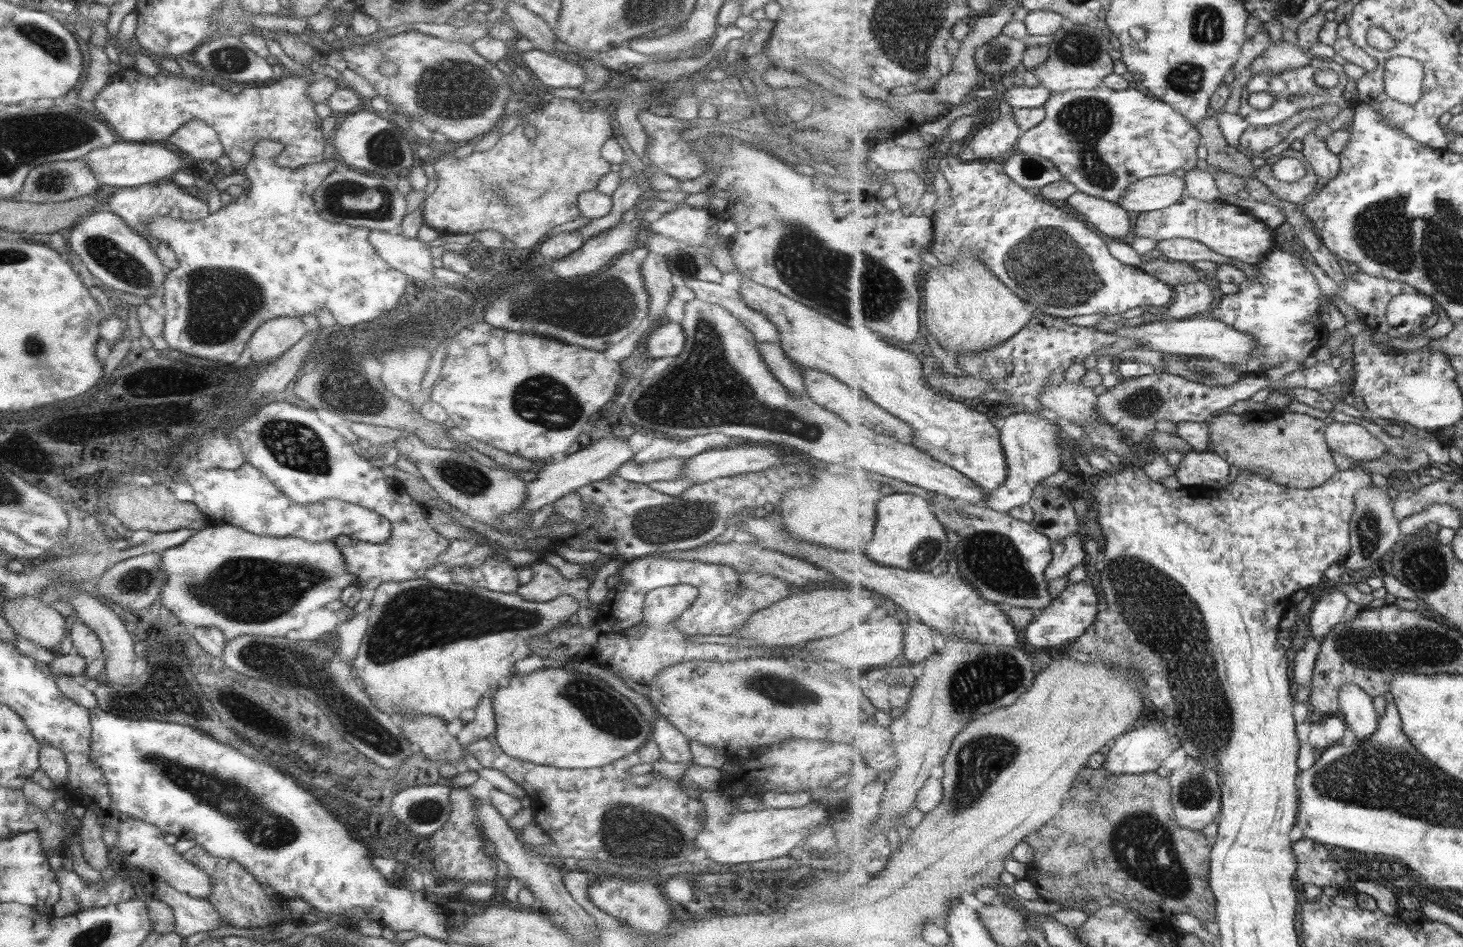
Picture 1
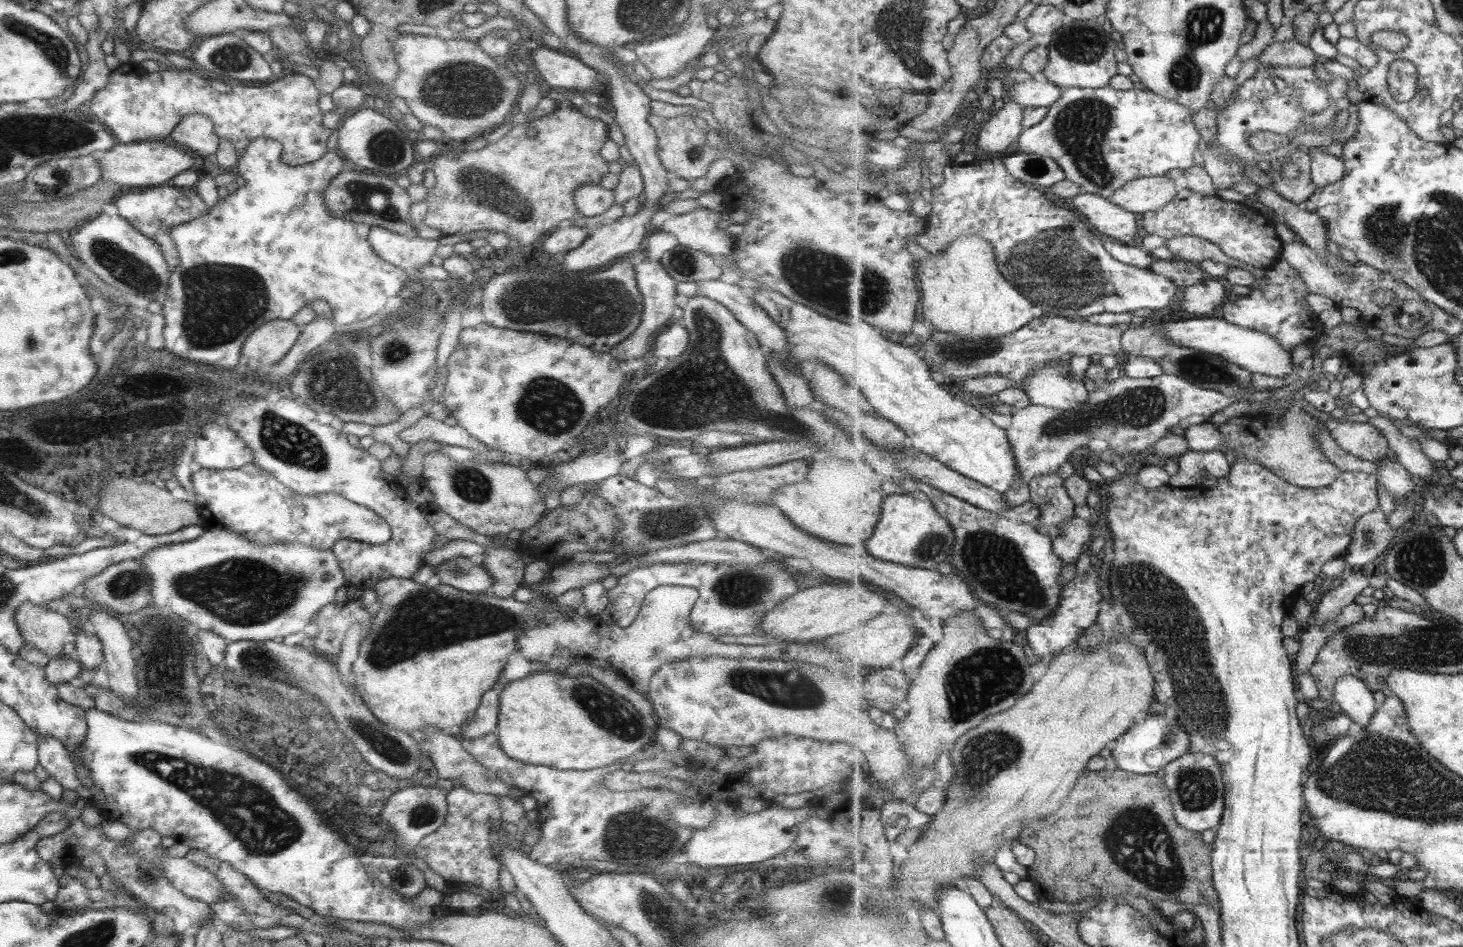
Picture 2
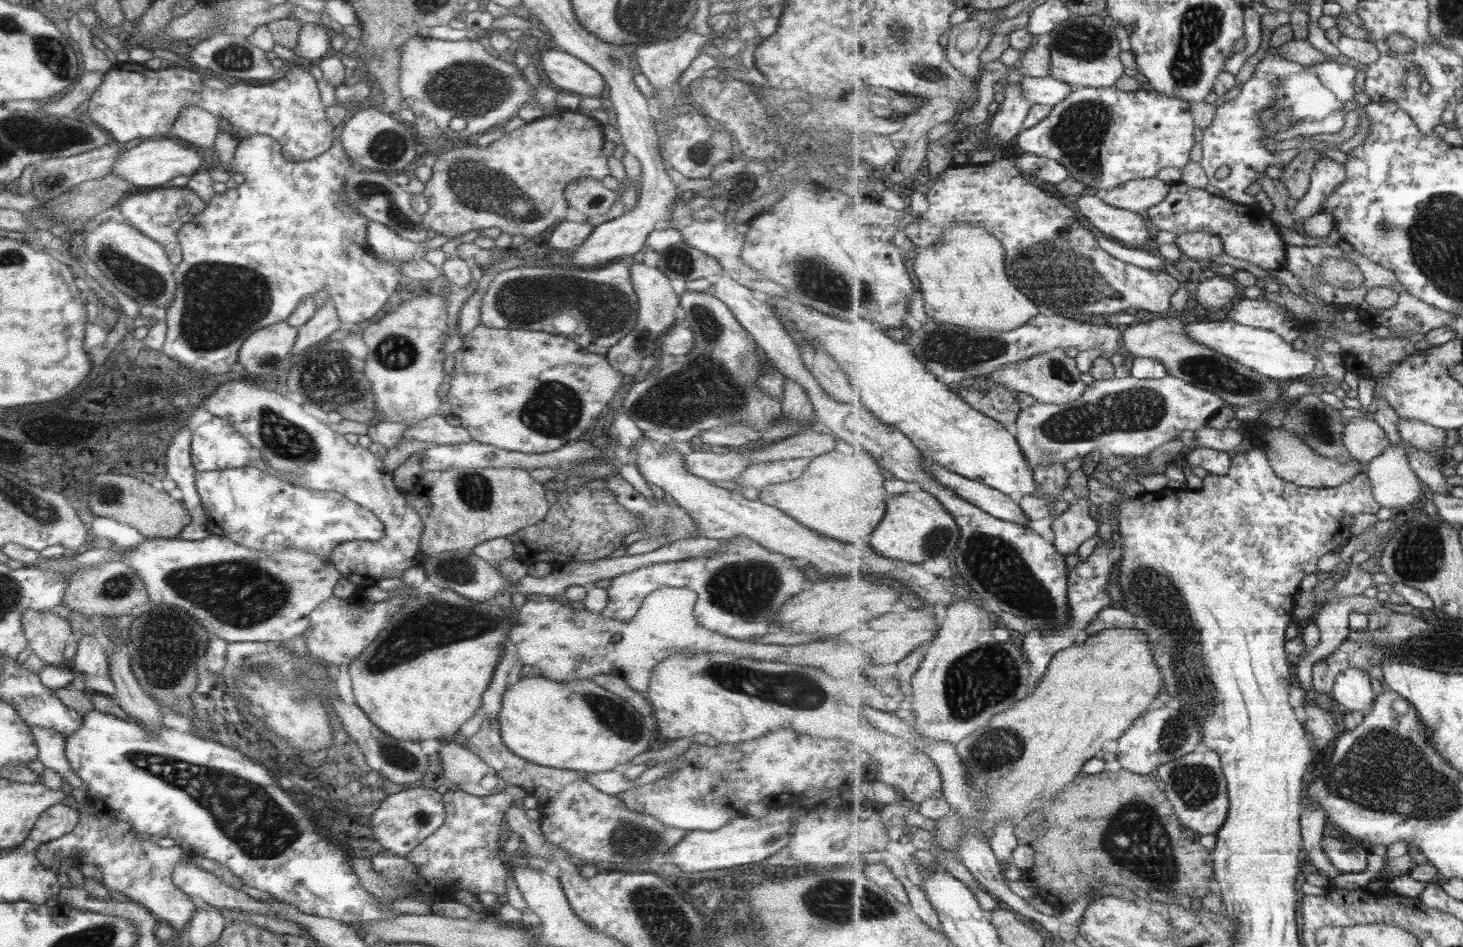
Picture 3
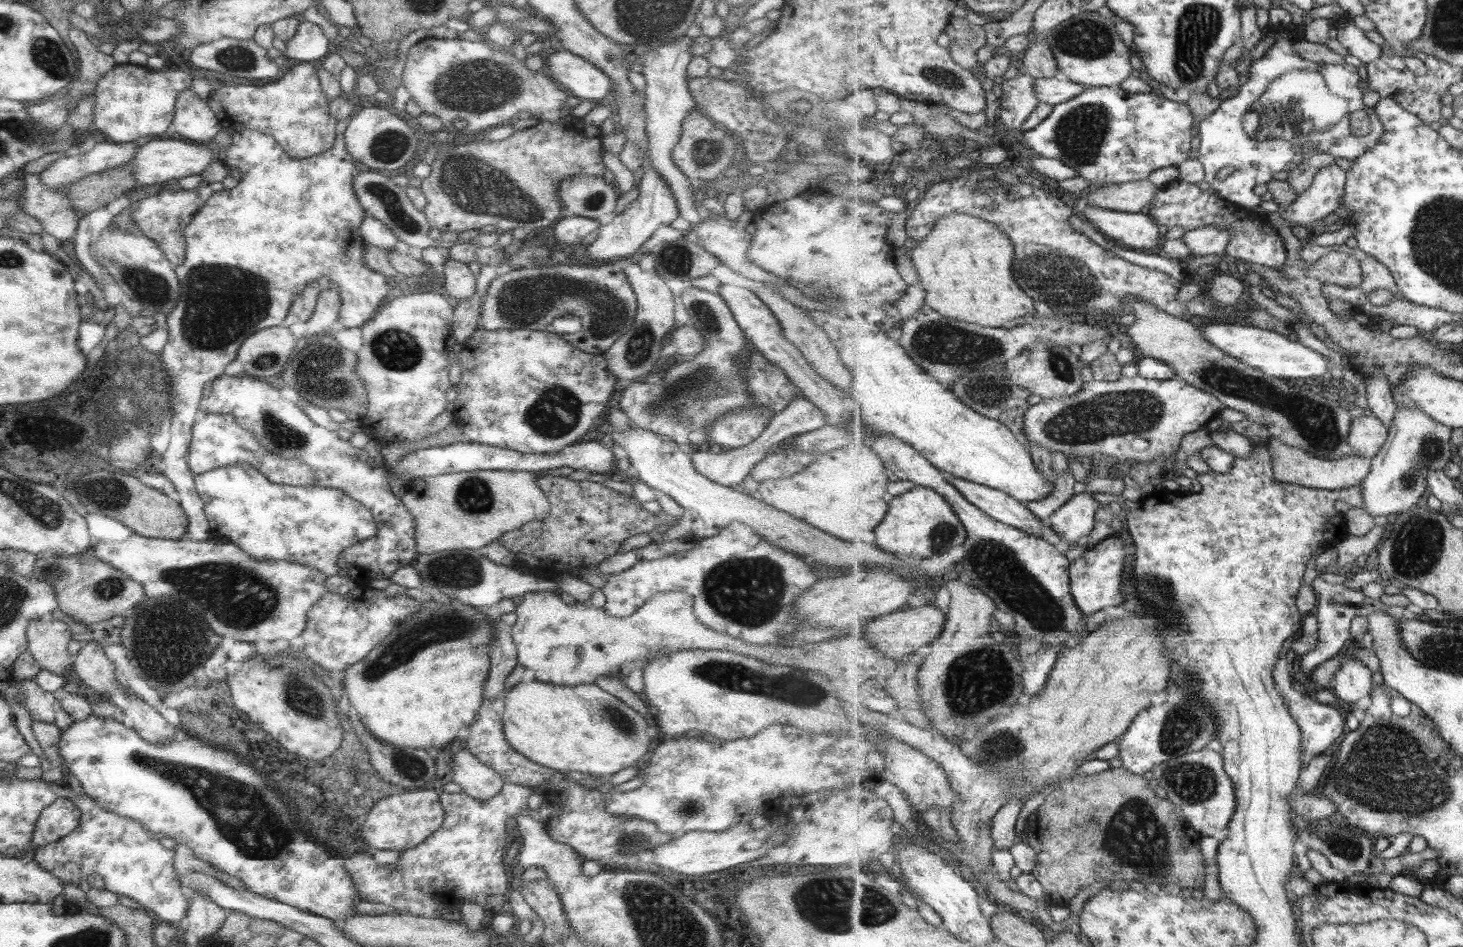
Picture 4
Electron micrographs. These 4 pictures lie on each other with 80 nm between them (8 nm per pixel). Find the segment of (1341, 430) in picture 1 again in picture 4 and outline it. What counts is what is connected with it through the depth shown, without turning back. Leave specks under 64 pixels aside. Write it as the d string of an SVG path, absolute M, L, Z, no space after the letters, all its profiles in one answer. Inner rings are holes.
M1366 412L1355 417L1348 438L1353 453L1359 457L1375 459L1388 442L1389 430L1376 415Z

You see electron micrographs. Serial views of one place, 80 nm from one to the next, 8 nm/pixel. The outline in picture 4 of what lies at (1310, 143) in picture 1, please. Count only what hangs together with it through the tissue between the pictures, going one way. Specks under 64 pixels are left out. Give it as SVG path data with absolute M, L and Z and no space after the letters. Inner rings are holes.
M1337 164L1321 167L1311 186L1287 210L1281 210L1286 223L1309 228L1309 224L1334 213L1342 202L1348 172Z

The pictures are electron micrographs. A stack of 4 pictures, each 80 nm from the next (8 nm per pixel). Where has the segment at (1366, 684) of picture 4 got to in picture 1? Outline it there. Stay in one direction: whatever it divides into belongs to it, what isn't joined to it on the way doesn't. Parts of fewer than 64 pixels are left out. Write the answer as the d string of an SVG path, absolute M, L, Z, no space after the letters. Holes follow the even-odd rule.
M1346 684L1340 690L1340 715L1358 740L1365 740L1378 731L1379 716L1373 697L1356 684Z

